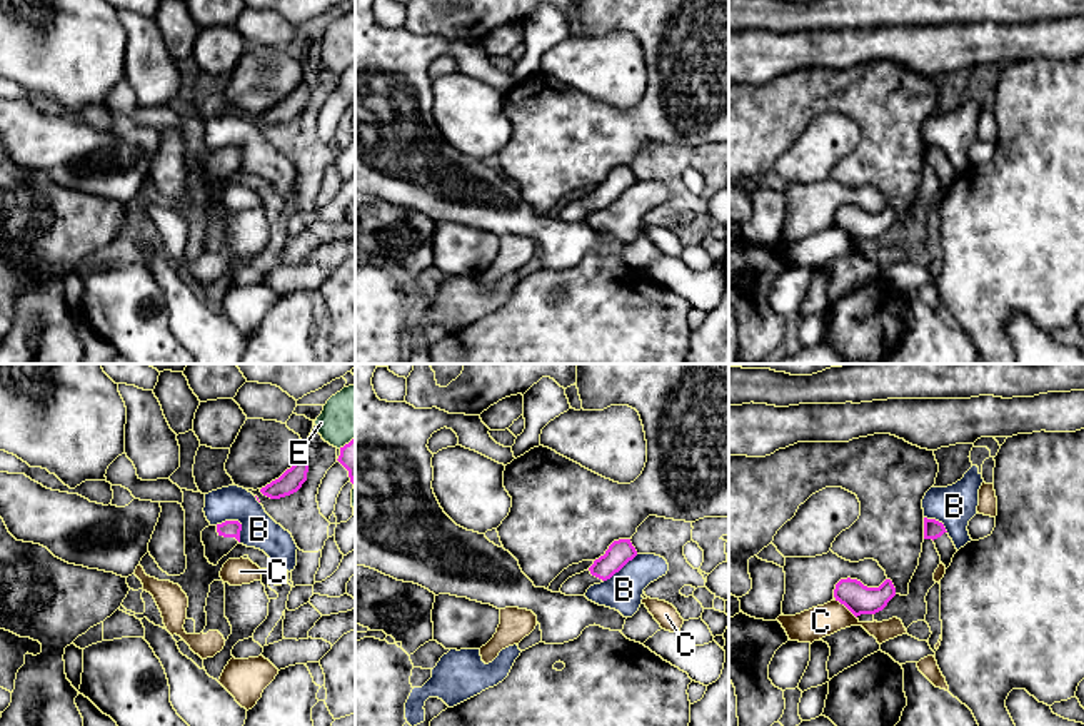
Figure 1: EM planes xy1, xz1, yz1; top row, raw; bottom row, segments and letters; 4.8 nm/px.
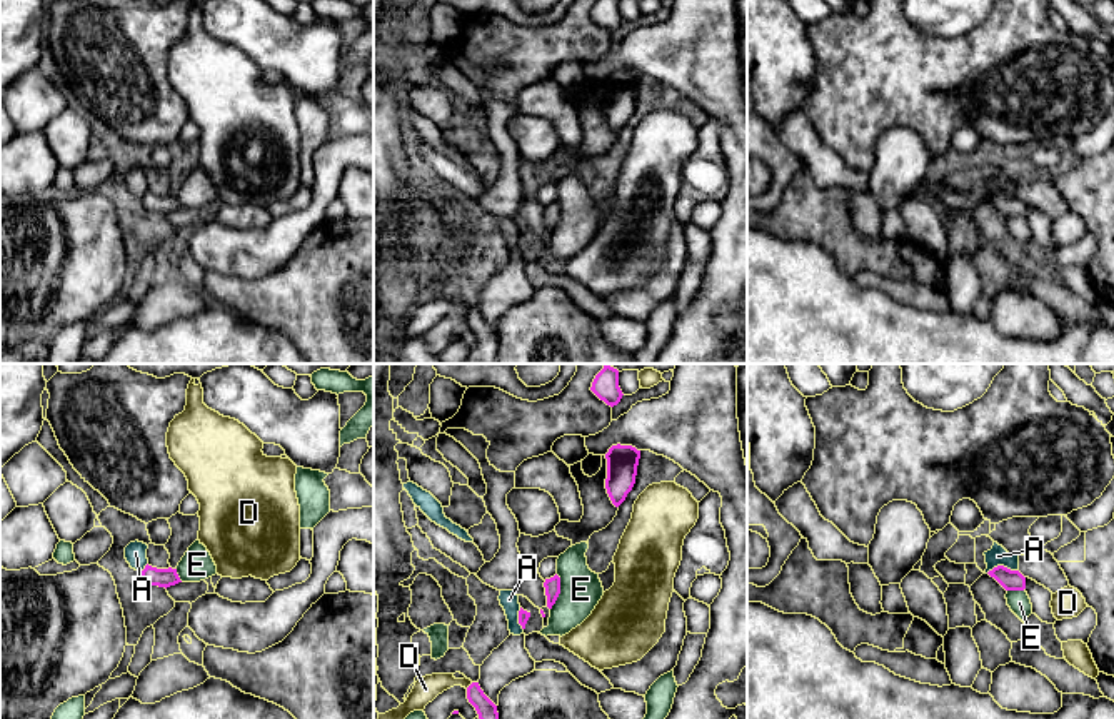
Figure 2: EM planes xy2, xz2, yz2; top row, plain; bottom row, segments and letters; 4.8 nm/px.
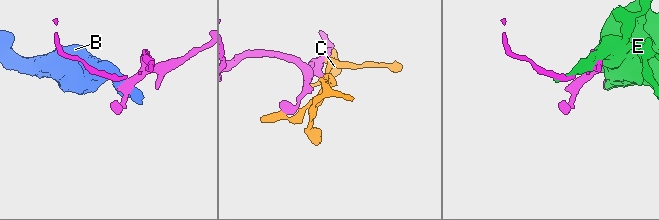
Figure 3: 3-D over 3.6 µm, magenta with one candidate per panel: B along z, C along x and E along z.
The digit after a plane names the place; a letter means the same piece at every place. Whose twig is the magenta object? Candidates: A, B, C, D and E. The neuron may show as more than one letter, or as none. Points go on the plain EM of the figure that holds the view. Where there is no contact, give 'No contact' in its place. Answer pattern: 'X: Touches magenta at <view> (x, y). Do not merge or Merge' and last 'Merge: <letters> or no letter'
A: Touches magenta at yz2 (1001, 192). Do not merge
B: Touches magenta at xy1 (237, 147). Do not merge
C: Touches magenta at yz1 (846, 232). Do not merge
D: Touches magenta at xz2 (471, 311). Do not merge
E: Touches magenta at xz2 (559, 219). Do not merge
Merge: no letter

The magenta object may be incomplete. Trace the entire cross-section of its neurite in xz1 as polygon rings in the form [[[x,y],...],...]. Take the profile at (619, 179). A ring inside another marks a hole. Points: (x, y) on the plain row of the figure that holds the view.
[[[630,165],[614,167],[604,182],[594,187],[594,190],[572,204],[569,204],[560,219],[565,222],[585,222],[587,215],[594,210],[600,210],[619,199],[629,187],[637,182]]]

